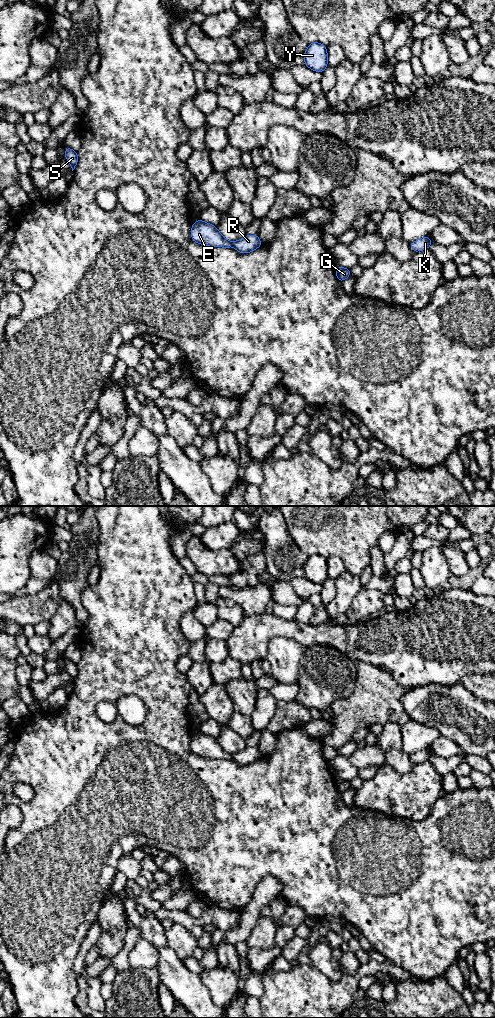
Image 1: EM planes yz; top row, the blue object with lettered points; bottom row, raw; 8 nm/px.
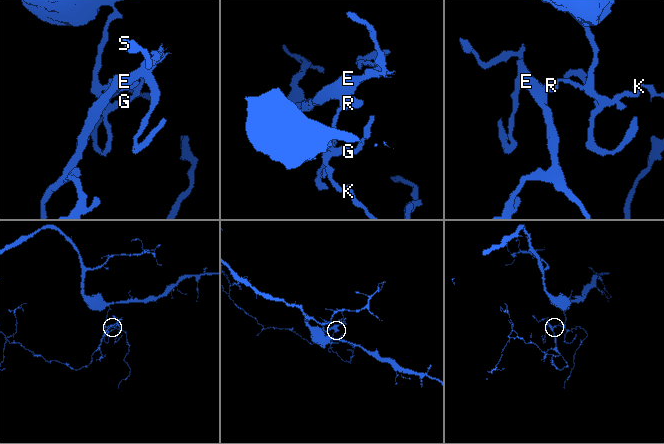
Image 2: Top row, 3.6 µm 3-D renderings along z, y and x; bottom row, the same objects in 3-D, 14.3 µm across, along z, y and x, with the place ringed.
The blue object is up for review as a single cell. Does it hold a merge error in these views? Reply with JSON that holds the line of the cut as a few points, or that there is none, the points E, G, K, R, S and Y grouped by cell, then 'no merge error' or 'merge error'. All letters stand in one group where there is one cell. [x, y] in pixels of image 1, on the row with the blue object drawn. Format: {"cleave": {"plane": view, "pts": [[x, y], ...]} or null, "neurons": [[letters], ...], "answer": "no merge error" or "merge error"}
{"cleave": {"plane": "yz", "pts": [[231, 242], [232, 245]]}, "neurons": [["E", "S"], ["G", "K", "R", "Y"]], "answer": "merge error"}

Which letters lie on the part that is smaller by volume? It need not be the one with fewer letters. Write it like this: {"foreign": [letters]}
{"foreign": ["E", "S"]}

